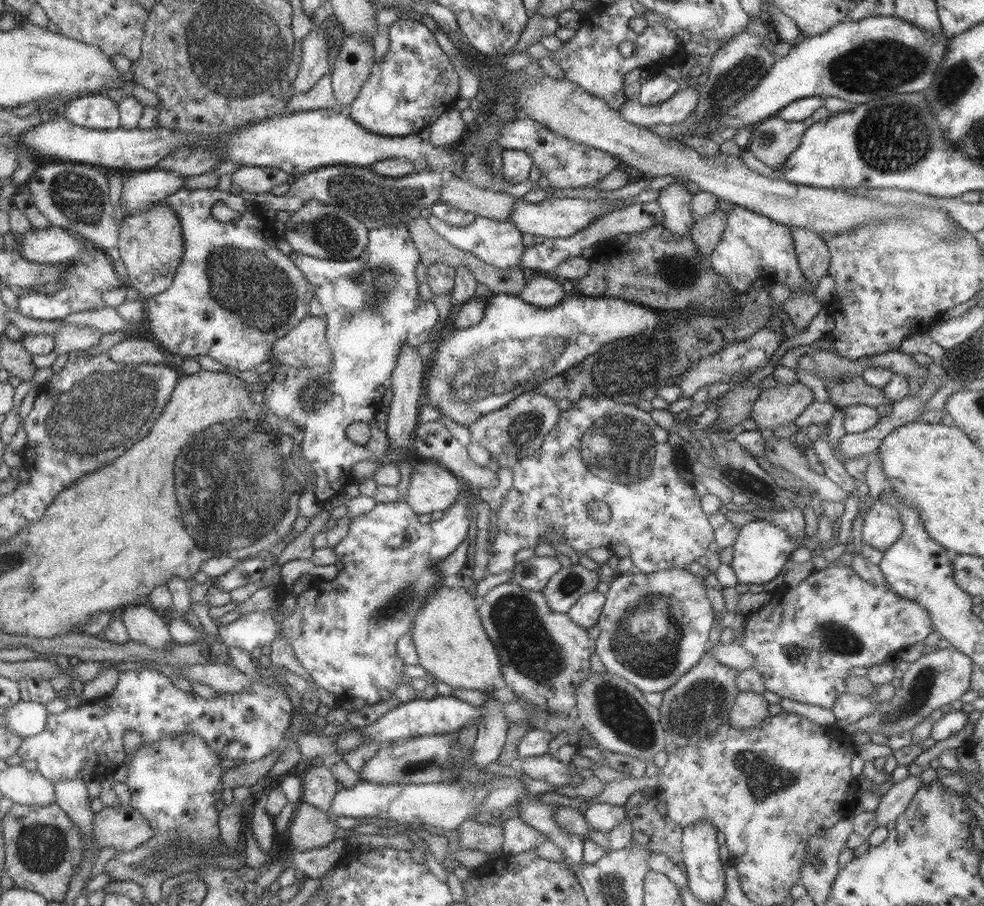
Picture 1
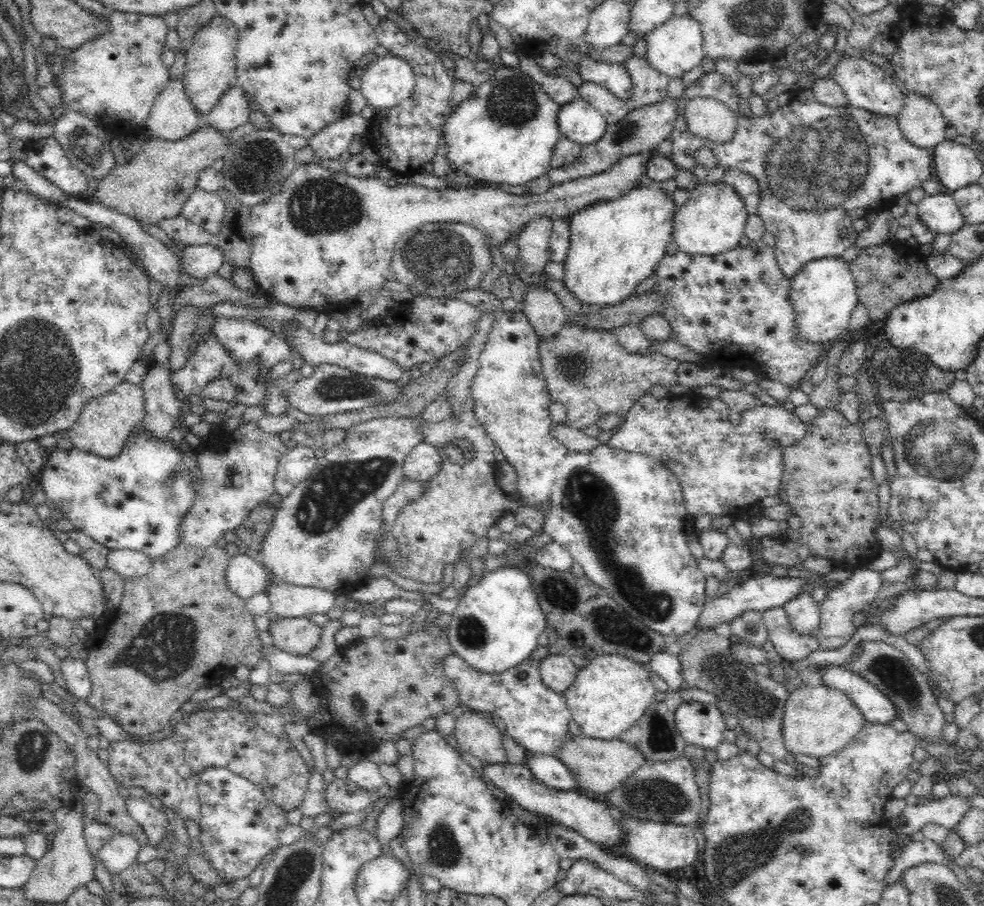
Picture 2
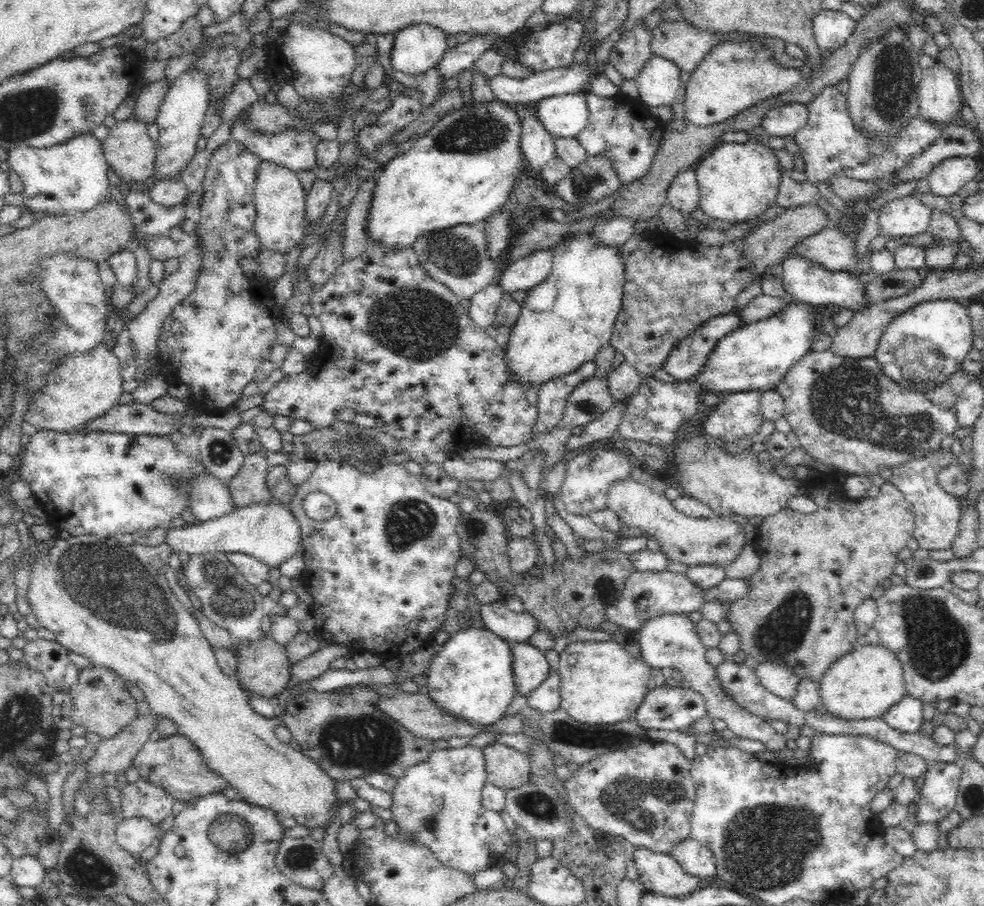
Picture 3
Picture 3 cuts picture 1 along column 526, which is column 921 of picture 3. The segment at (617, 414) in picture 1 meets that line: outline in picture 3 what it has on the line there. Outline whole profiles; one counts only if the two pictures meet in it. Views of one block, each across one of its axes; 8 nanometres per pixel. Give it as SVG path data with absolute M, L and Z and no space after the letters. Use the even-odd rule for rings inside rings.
M938 446L920 458L902 462L902 464L891 468L893 476L890 483L899 492L902 492L914 511L913 538L917 540L919 548L931 551L948 550L948 548L952 548L954 539L959 535L961 514L963 506L967 502L963 500L963 497L954 496L938 485L938 472L942 472L956 460L956 455L950 449Z

